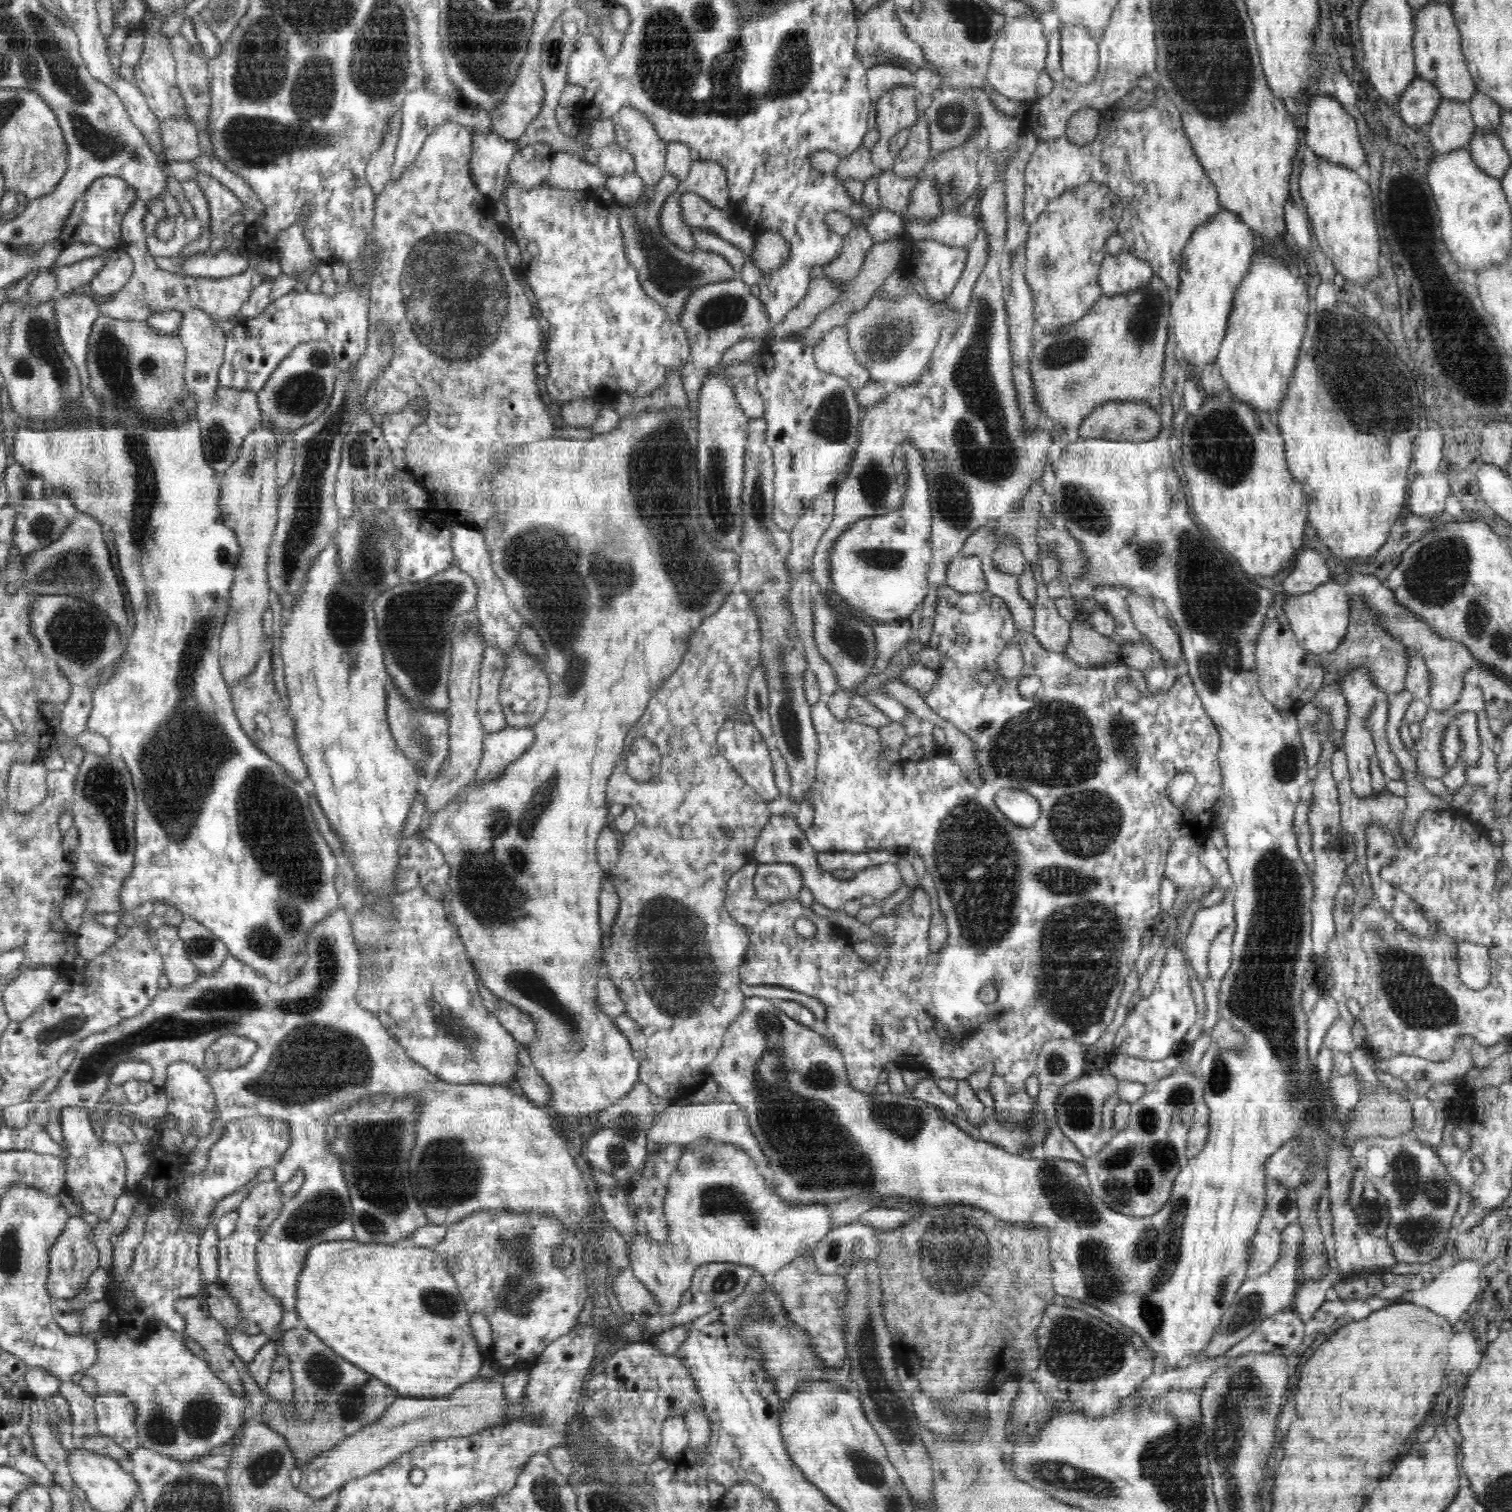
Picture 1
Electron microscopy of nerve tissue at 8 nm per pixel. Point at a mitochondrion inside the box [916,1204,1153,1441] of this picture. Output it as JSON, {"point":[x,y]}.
{"point":[1079,1350]}

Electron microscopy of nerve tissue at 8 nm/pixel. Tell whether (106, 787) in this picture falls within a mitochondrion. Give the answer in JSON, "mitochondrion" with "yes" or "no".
{"mitochondrion":"yes"}

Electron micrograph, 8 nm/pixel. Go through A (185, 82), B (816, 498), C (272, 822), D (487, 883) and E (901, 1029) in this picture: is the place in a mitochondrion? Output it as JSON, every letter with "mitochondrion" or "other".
{"A":"other","B":"other","C":"mitochondrion","D":"mitochondrion","E":"other"}

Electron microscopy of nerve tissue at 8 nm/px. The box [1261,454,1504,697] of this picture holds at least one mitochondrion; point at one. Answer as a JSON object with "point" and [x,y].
{"point":[1435,576]}

